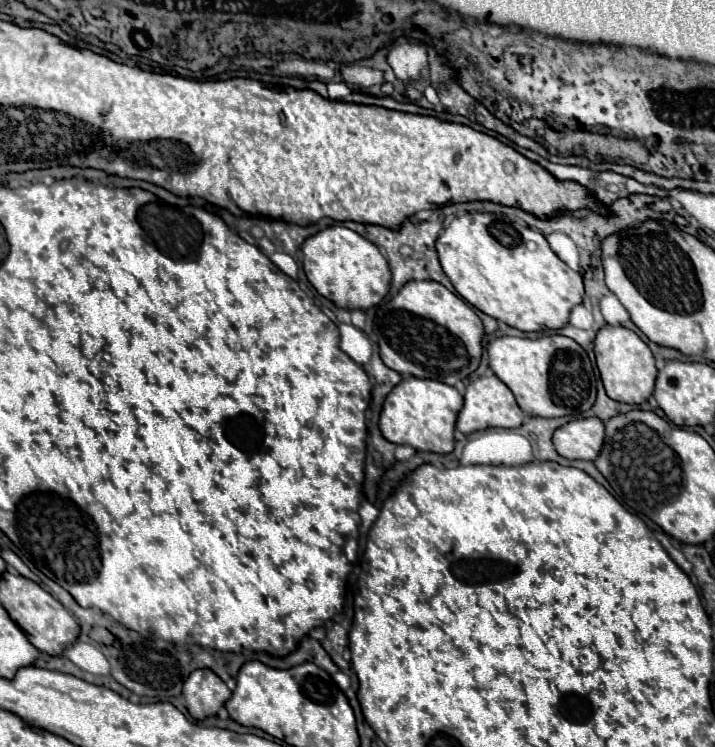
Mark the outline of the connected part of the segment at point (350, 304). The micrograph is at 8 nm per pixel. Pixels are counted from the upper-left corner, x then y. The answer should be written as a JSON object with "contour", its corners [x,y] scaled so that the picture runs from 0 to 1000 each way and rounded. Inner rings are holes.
{"contour":[[[462,303],[442,316],[428,319],[422,327],[422,340],[422,356],[434,380],[445,388],[445,394],[464,402],[473,412],[515,415],[531,407],[543,394],[548,367],[540,345],[520,324],[481,303]]]}

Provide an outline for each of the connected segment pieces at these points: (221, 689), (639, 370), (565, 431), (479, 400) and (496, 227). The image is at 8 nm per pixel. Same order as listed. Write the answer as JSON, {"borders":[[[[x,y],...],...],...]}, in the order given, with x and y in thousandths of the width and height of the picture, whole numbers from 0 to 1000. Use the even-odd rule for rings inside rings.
{"borders":[[[[271,897],[257,913],[257,937],[269,961],[285,964],[302,959],[322,934],[319,918],[294,897]]],[[[848,434],[834,447],[831,471],[834,471],[834,487],[839,495],[839,506],[845,511],[848,527],[856,535],[876,538],[876,541],[901,541],[912,530],[915,514],[917,514],[915,477],[890,444],[870,439],[870,436]]],[[[836,560],[794,565],[778,576],[772,589],[783,610],[831,618],[845,594],[845,565]]],[[[691,501],[685,503],[674,503],[660,509],[652,517],[649,525],[649,546],[641,554],[641,565],[638,573],[646,581],[663,581],[669,576],[680,576],[680,573],[727,573],[733,565],[733,552],[727,549],[727,544],[719,535],[719,527],[713,525],[713,519]]],[[[649,286],[646,292],[635,292],[624,308],[610,321],[610,335],[615,353],[629,372],[638,391],[663,412],[674,415],[677,420],[724,439],[727,444],[761,444],[761,442],[783,442],[794,434],[794,423],[803,410],[814,407],[817,399],[817,380],[814,369],[803,361],[794,361],[783,345],[769,335],[764,319],[724,297],[710,295],[708,289],[688,289],[688,286]],[[747,321],[750,335],[738,335],[736,324]]]]}

